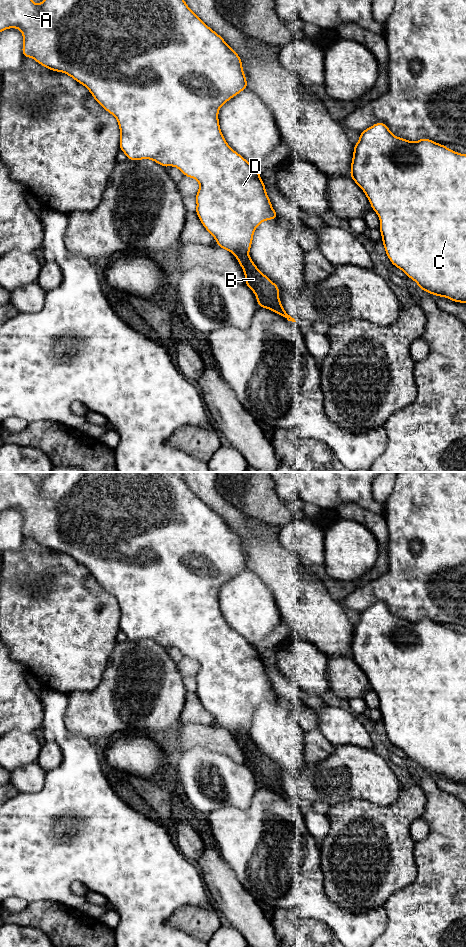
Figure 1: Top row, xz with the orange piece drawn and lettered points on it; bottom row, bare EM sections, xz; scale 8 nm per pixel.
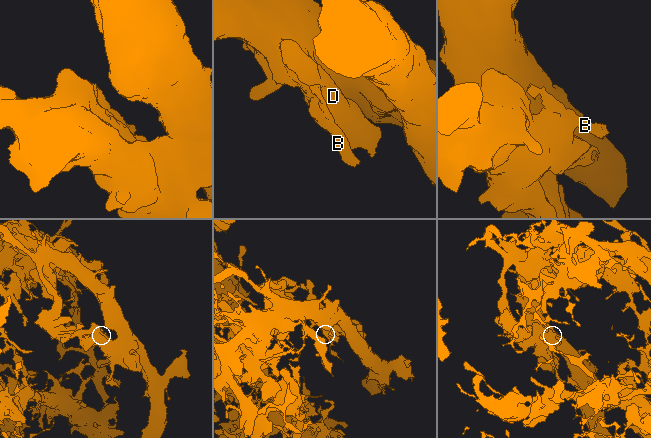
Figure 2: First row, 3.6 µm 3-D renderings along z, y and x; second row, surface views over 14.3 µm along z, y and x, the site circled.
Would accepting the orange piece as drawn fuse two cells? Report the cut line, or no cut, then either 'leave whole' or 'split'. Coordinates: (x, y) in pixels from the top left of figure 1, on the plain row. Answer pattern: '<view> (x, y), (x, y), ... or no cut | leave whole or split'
xz (247, 732), (239, 732), (235, 735) | split

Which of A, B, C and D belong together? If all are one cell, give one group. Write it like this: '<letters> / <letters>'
A C D / B

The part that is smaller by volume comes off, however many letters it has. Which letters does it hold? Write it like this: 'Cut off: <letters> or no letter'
Cut off: B

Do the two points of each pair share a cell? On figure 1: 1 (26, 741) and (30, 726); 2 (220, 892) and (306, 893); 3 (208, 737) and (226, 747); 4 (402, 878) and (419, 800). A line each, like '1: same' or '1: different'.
1: different
2: different
3: same
4: same

